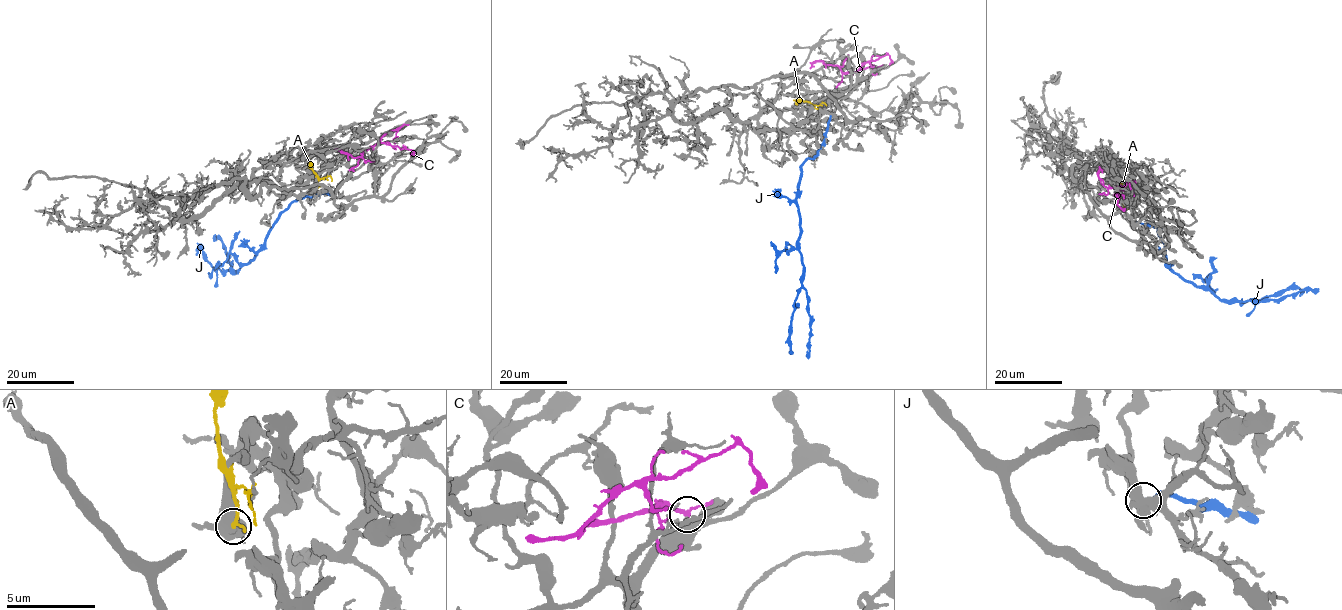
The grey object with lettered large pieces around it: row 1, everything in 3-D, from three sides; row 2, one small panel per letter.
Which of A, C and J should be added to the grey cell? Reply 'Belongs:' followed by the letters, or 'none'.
Belongs: none

